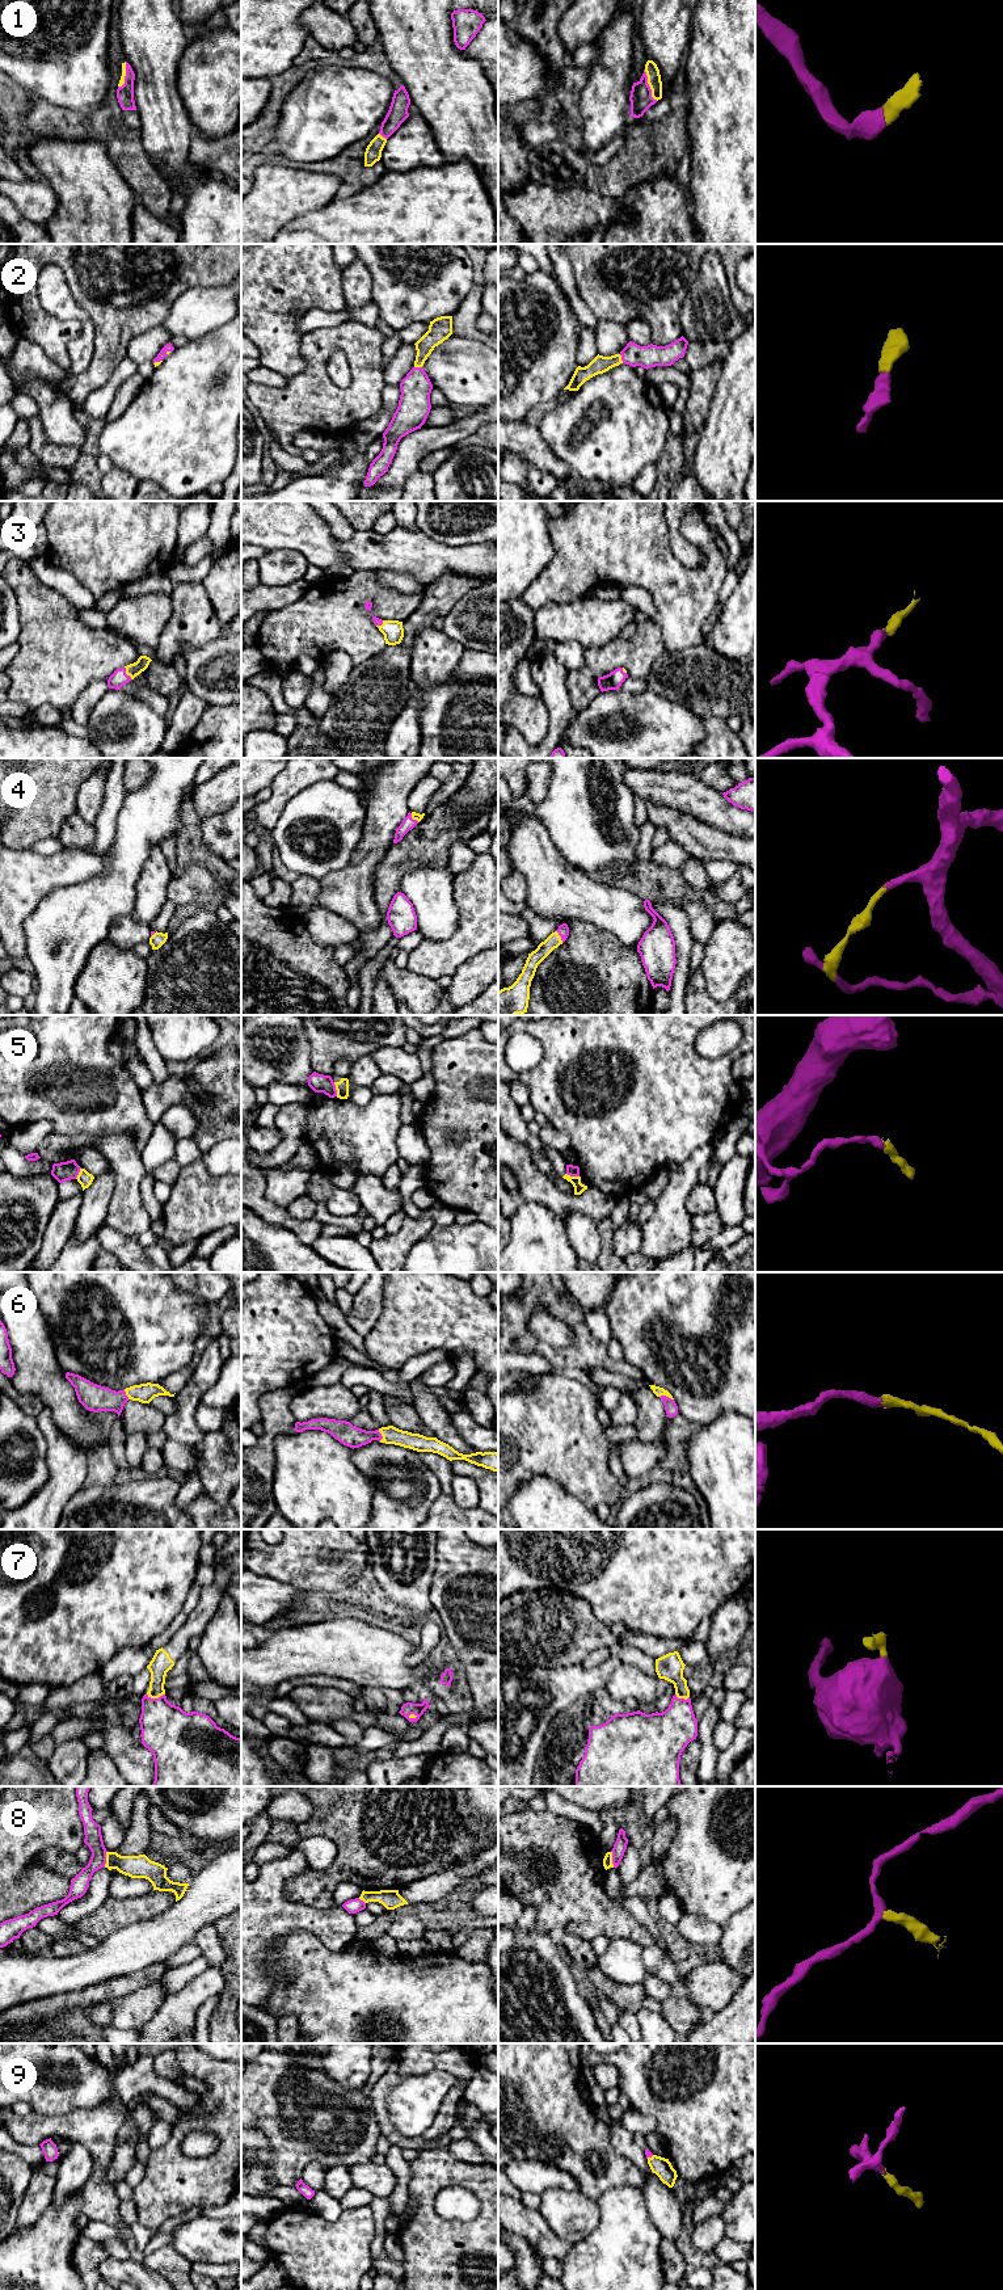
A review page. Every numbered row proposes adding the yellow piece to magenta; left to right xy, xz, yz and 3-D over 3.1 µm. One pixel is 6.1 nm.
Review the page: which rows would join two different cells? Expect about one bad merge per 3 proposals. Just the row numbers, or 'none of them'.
5, 8

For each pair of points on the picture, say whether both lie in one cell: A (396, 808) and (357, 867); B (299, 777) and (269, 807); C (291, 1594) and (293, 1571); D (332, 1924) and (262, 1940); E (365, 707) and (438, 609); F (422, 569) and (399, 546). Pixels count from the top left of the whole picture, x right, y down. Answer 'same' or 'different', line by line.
A: same
B: same
C: different
D: same
E: same
F: same

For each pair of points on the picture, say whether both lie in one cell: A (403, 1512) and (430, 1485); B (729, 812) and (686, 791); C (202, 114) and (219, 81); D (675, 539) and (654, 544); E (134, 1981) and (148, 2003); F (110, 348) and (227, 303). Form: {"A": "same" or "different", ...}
{"A": "same", "B": "same", "C": "same", "D": "different", "E": "different", "F": "different"}

